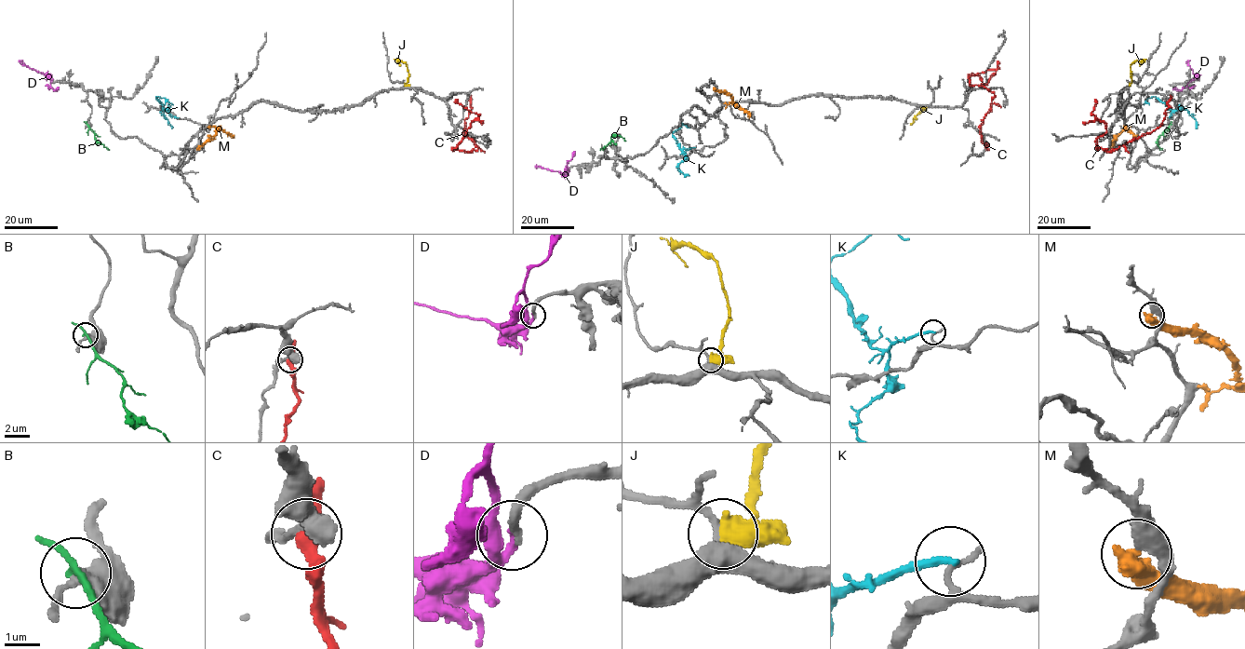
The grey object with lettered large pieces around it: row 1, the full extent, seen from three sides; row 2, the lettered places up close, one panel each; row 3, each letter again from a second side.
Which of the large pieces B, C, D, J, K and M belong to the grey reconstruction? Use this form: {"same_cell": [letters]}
{"same_cell": ["D"]}

